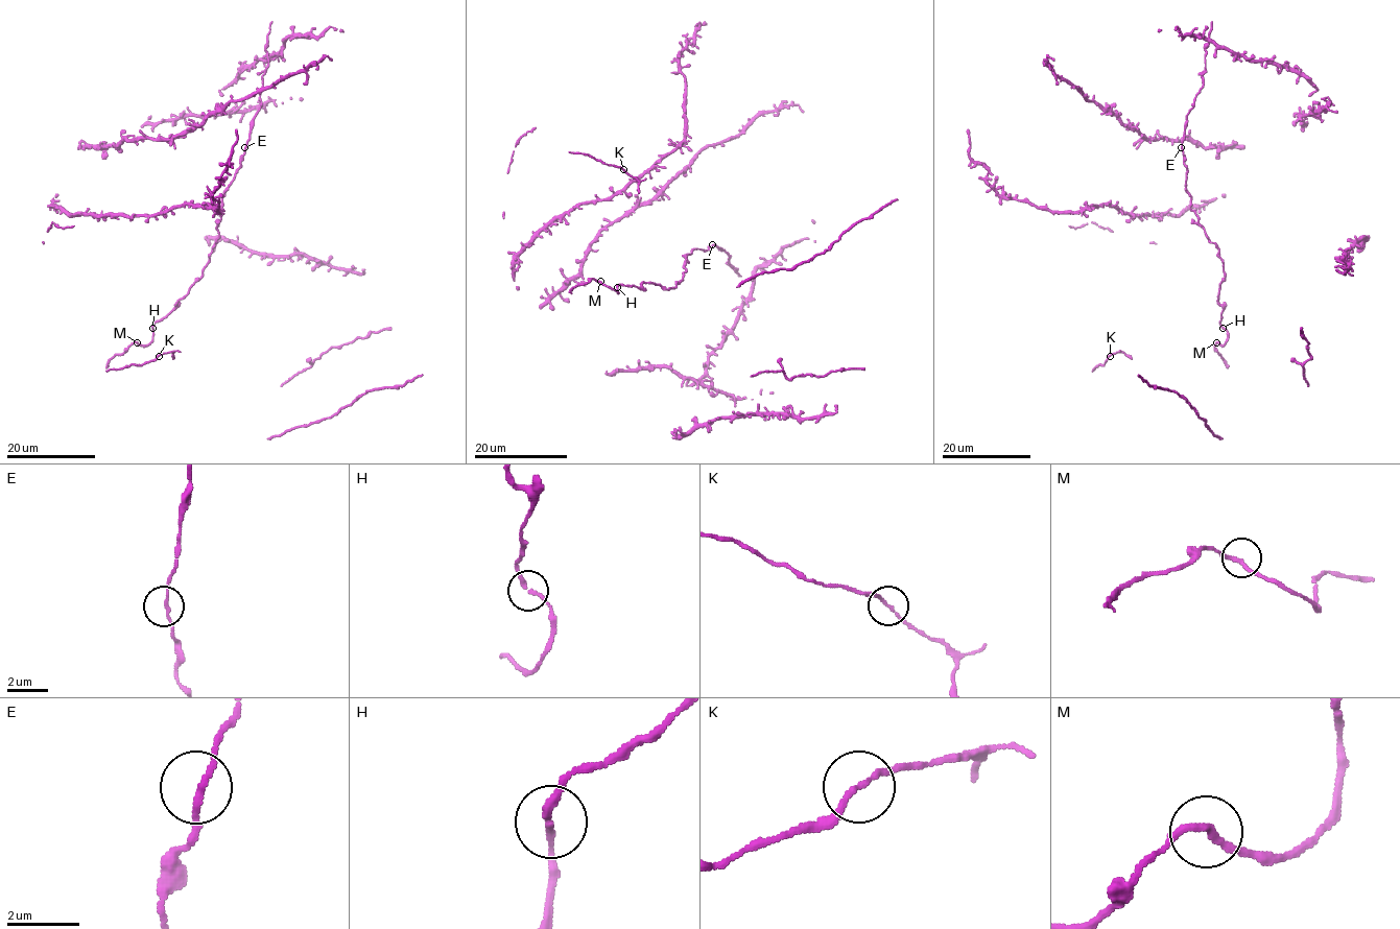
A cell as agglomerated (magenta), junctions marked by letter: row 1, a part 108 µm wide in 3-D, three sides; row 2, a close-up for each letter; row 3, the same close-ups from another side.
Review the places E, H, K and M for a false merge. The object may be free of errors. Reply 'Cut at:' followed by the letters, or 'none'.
Cut at: none

